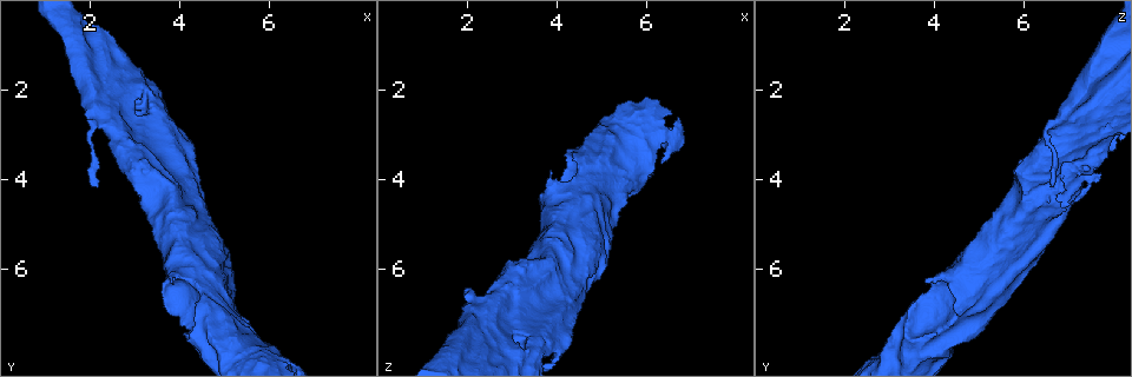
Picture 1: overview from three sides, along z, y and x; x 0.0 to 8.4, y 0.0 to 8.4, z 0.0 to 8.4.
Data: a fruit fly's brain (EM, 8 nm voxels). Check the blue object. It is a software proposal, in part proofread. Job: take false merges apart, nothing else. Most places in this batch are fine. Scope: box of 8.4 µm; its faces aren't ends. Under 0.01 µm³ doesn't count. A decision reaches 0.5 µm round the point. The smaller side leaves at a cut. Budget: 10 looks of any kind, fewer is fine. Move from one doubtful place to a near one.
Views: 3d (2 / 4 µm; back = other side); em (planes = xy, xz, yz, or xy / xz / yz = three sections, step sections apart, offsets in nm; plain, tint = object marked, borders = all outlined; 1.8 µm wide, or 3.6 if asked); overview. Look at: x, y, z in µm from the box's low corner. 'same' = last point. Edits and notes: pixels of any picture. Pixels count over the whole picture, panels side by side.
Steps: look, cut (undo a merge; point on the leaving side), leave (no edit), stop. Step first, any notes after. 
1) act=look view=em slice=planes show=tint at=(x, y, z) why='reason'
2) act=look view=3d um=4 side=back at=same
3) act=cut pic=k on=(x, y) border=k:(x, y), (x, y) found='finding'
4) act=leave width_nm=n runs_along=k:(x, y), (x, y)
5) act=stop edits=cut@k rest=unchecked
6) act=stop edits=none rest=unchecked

act=look view=3d um=4 side=back at=(3.95, 6.10, 4.35) why='sudden change in width'

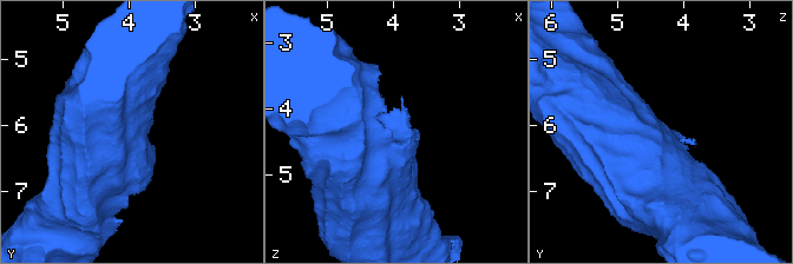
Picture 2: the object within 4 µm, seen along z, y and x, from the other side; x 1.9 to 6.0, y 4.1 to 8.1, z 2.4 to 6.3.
act=look view=em slice=yz step=8 show=tint at=same why='need the tissue'

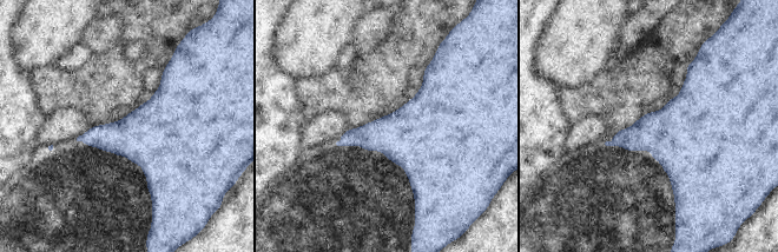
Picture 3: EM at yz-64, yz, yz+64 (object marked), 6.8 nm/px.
act=look view=em slice=planes show=tint at=same why='another direction'

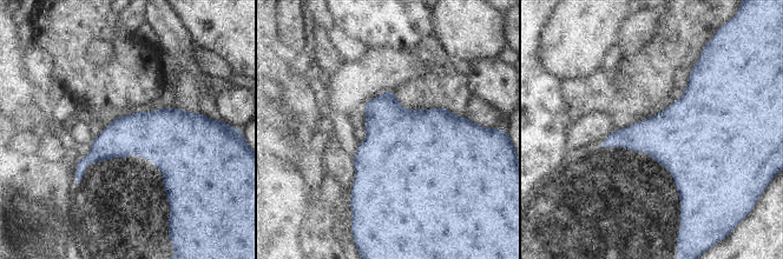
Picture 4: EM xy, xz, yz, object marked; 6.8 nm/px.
act=leave width_nm=320 found='one neuron here'

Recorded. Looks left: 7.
act=look view=em um=3.6 slice=xz step=8 show=plain at=(4.00, 3.50, 7.40) why='calibre changes'

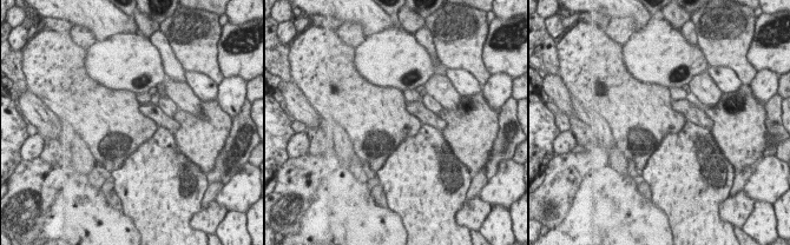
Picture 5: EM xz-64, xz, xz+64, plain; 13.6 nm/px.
act=look view=em um=3.6 slice=xz step=8 show=tint at=same

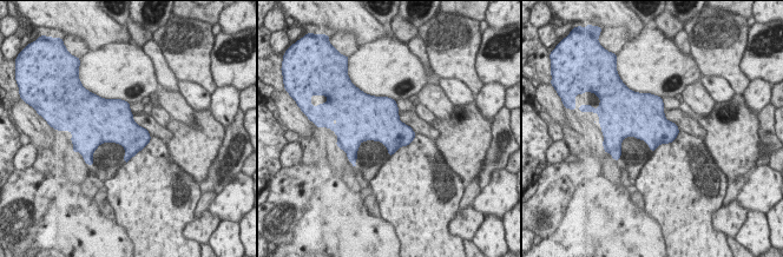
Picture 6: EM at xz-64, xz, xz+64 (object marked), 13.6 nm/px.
act=leave found='one neuron here'

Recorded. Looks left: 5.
act=look view=3d um=4 side=back at=(1.80, 1.15, 7.90)

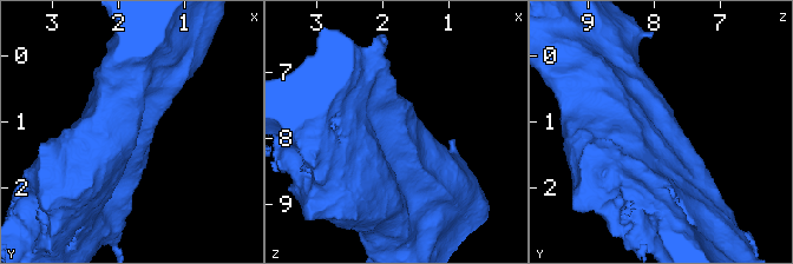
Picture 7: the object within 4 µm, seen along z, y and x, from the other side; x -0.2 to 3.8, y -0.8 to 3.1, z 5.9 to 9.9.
act=look view=em slice=planes show=borders at=(1.75, 1.10, 7.90) arm_widths_nm=600,750 why='need the tissue'

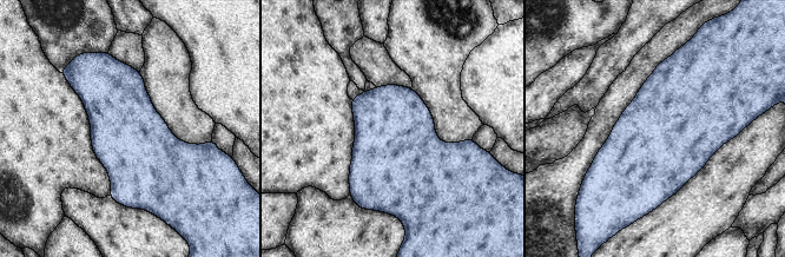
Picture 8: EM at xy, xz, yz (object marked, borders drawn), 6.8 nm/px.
act=leave found='one neuron here'

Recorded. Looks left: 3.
act=look view=em um=3.6 slice=yz step=16 show=tint at=(2.45, 2.80, 6.95) why='abrupt turn'

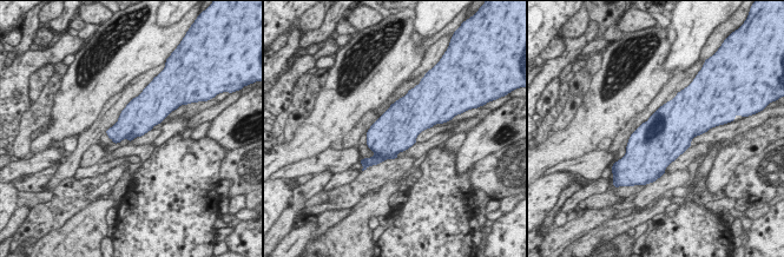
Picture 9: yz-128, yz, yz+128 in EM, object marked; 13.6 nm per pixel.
act=look view=em um=3.6 slice=planes show=borders at=same why='cut it another way'

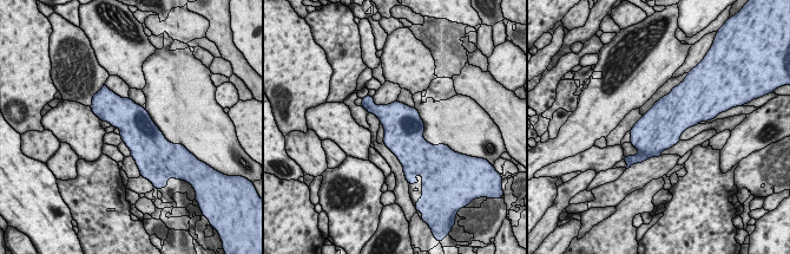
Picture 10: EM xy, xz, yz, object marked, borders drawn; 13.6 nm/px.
act=leave width_nm=500 found='all the same neuron'

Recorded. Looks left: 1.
act=stop edits=none rest=unchecked

